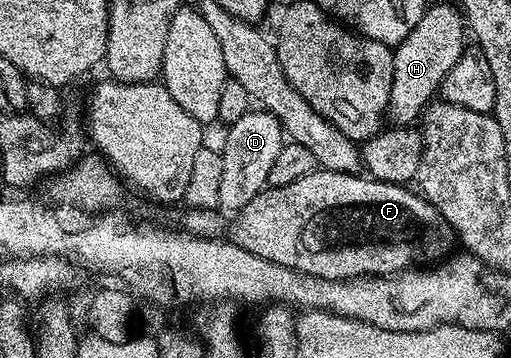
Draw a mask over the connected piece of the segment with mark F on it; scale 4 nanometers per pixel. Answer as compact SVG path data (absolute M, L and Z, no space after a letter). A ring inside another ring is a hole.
M317 168L310 176L302 176L302 180L294 180L294 184L282 184L281 186L268 186L246 208L235 211L232 227L229 228L227 237L238 248L246 248L246 252L254 252L254 256L262 256L262 260L270 260L274 264L282 264L291 270L297 270L303 274L309 274L315 278L326 280L342 280L347 278L383 278L389 274L401 274L404 270L423 267L425 264L435 264L451 255L454 247L454 233L447 220L437 212L415 189L404 184L394 182L379 182L377 178L361 176L360 174L343 174Z

